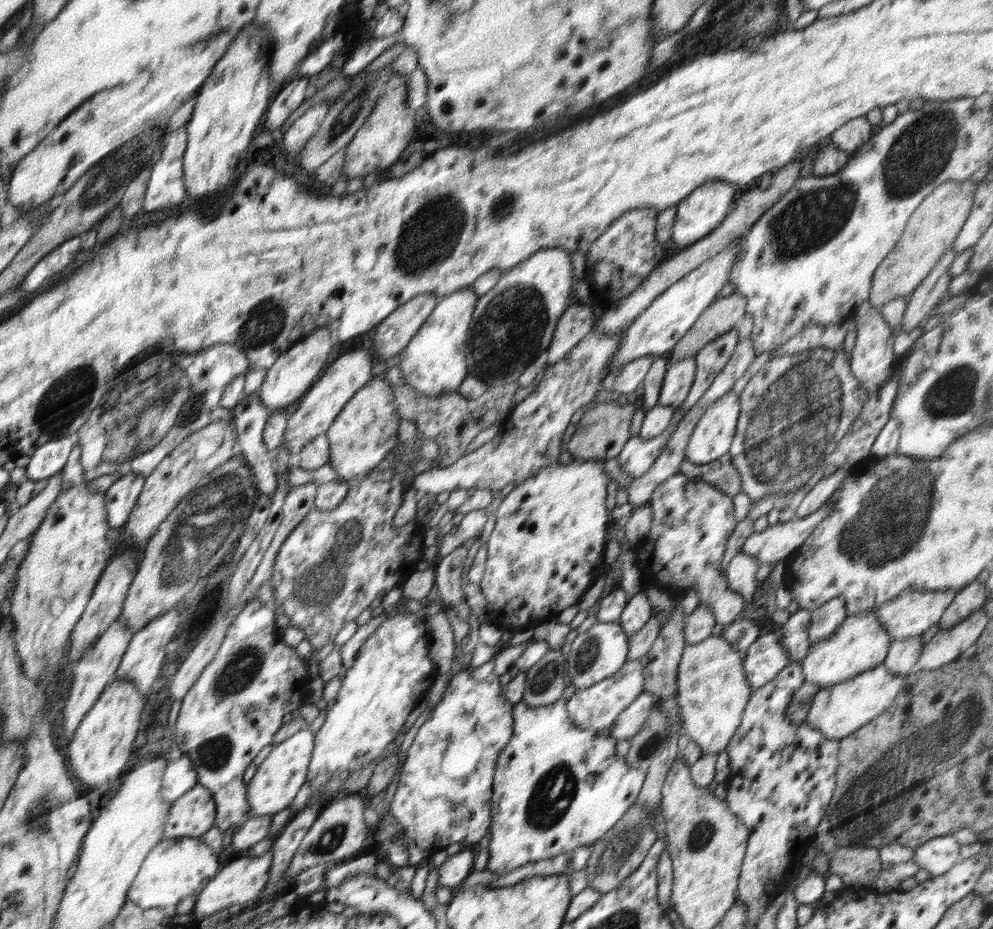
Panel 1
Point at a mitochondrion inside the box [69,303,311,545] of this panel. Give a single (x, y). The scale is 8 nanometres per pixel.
(154, 400)

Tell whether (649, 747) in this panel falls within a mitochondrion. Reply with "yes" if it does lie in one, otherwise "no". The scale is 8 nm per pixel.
yes

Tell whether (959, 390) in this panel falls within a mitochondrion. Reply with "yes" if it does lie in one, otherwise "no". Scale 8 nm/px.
yes

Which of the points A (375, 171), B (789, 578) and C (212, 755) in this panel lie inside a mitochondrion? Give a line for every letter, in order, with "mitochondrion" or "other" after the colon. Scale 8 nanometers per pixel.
A: other
B: other
C: mitochondrion

